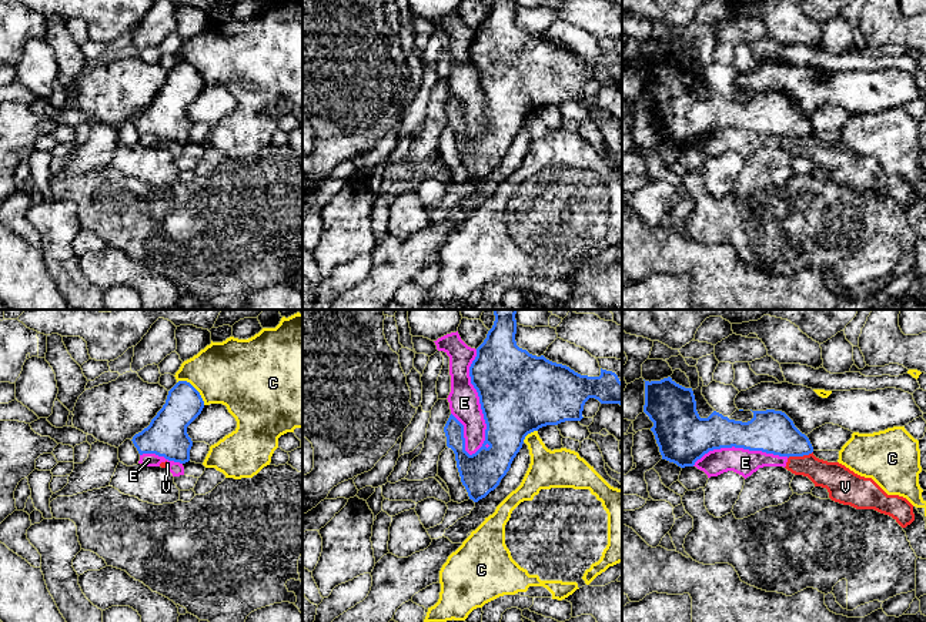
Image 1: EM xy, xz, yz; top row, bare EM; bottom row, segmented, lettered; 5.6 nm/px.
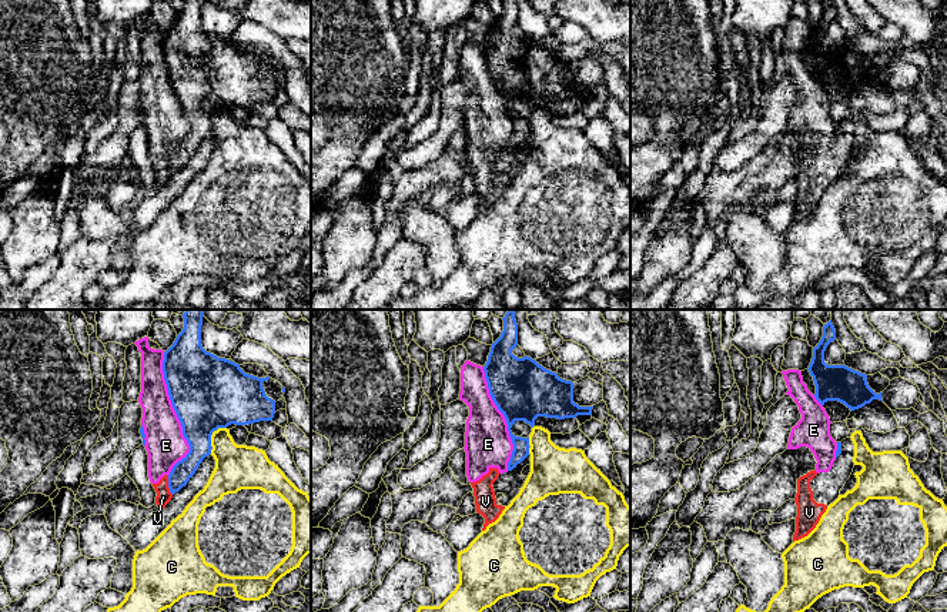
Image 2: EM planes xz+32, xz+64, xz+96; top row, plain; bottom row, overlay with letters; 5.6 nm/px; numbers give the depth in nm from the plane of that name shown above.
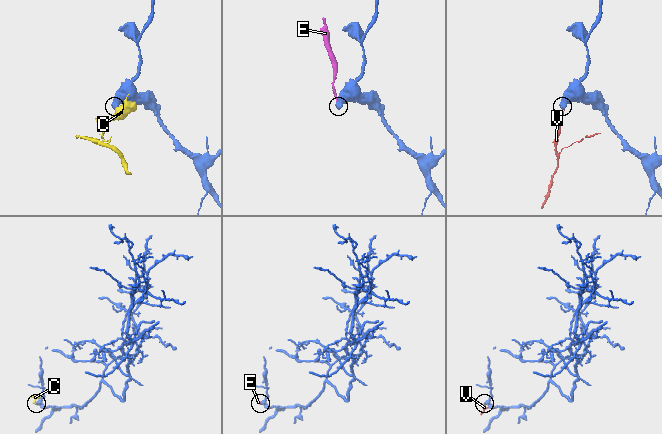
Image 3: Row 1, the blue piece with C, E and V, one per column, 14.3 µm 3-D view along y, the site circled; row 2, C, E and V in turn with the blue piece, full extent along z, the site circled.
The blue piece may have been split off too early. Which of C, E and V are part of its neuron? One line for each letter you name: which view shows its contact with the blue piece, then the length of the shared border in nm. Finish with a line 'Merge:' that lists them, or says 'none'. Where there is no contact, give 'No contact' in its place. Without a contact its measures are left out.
Merge: none

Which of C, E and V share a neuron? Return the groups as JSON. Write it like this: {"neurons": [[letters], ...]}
{"neurons": [["C"], ["E", "V"]]}

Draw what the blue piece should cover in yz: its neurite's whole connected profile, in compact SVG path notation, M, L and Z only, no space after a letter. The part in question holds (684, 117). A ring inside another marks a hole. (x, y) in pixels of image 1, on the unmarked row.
M671 57L661 61L645 61L643 93L653 103L651 111L655 116L662 140L681 148L693 147L709 131L732 127L788 138L813 133L809 118L782 91L752 91L753 98L748 103L729 100L716 91L708 98L701 98L692 68L676 64Z

